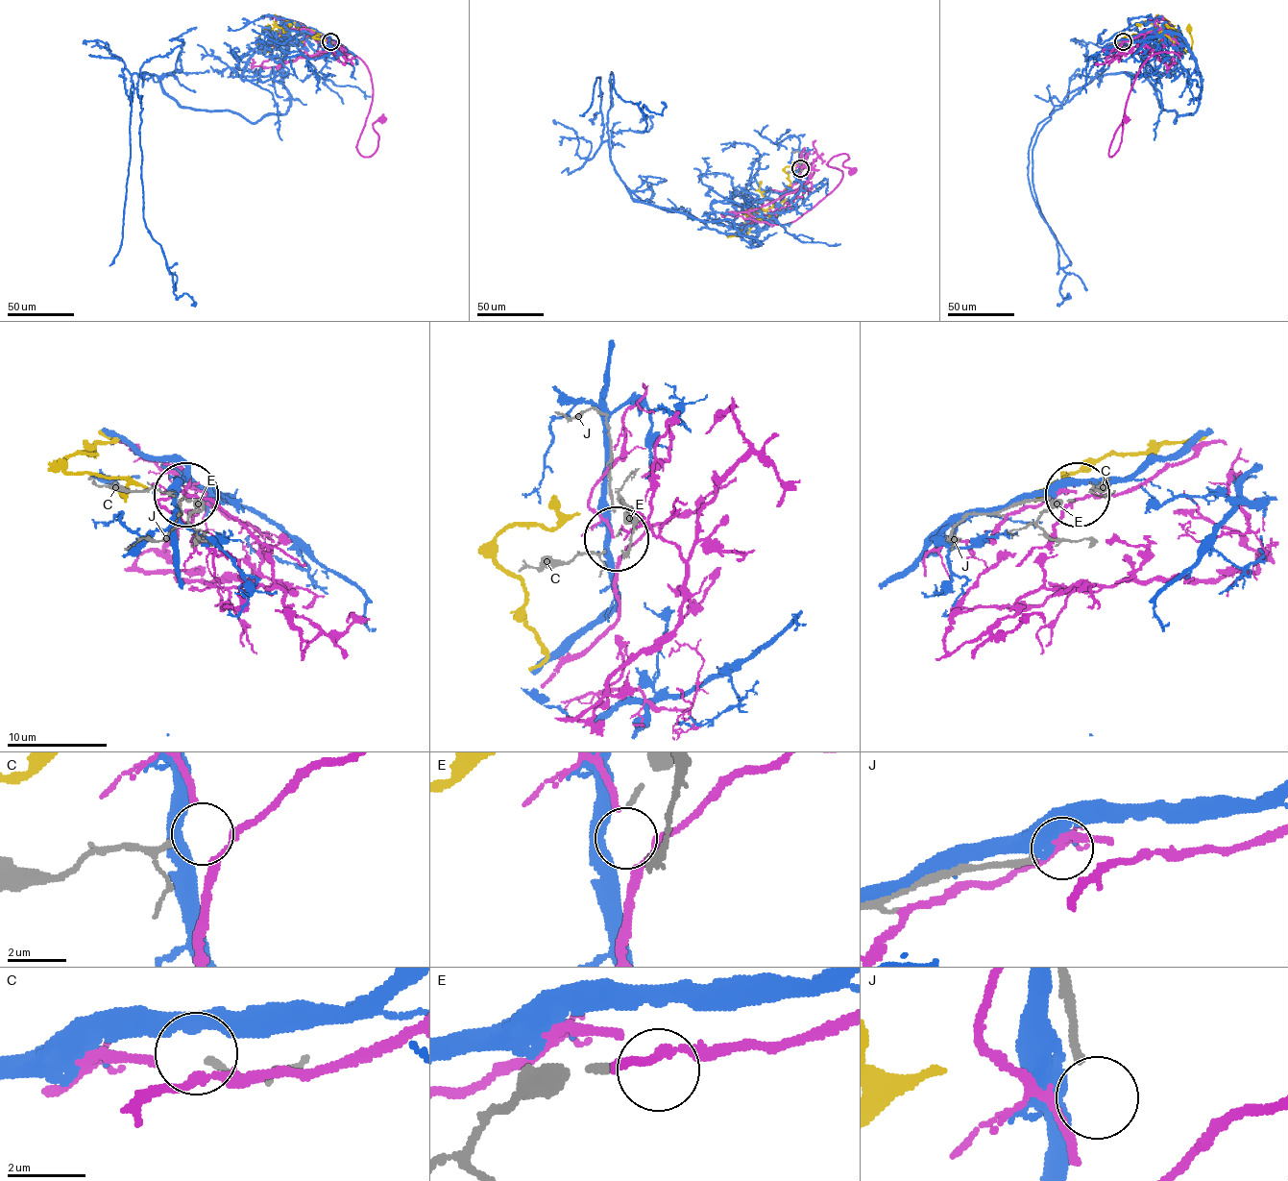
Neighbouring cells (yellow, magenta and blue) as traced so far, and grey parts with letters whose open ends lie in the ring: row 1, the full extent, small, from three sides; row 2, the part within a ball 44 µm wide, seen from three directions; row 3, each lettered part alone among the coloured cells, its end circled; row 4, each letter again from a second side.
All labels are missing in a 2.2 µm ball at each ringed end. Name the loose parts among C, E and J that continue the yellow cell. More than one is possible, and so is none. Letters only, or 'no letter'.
no letter

